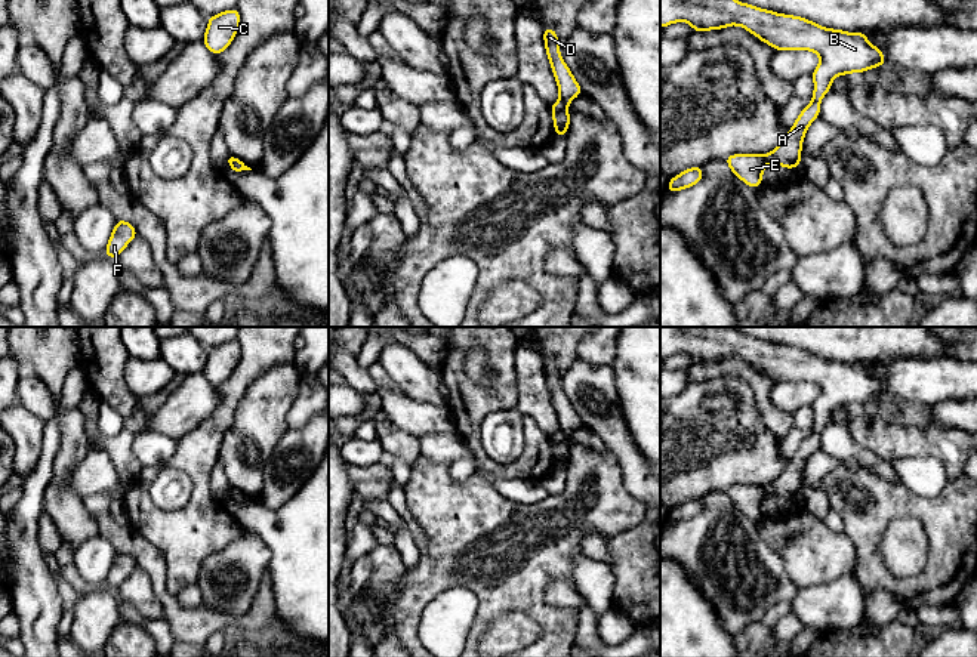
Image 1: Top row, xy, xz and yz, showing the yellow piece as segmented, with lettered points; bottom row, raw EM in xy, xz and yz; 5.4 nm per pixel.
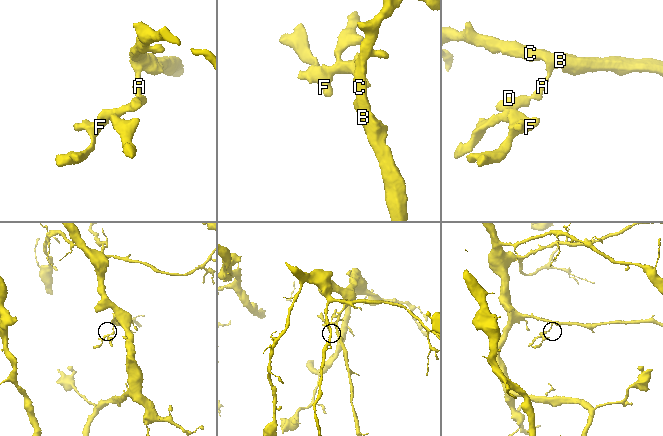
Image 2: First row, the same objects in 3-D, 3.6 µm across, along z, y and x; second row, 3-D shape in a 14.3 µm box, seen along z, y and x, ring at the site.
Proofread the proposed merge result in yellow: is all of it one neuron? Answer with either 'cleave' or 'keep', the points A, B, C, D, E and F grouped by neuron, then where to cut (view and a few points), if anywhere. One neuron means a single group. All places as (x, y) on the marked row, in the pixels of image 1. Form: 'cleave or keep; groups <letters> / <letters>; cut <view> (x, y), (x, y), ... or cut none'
cleave; groups A B C / D E F; cut xz (560, 98), (567, 104)

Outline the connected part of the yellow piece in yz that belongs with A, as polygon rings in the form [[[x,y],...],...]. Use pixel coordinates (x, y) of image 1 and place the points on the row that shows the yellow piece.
[[[660,0],[660,27],[665,28],[674,22],[688,22],[694,33],[739,25],[776,50],[810,50],[819,55],[820,62],[811,73],[814,81],[811,104],[801,111],[782,142],[764,155],[767,164],[779,164],[786,169],[799,166],[804,136],[810,124],[820,115],[820,102],[830,90],[833,78],[842,74],[864,73],[887,64],[882,50],[872,46],[864,33],[825,28],[802,16],[776,13],[739,0]]]

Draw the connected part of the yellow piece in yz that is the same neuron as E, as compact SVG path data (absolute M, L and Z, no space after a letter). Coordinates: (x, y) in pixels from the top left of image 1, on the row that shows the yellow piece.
M733 154L725 158L731 172L748 186L756 188L762 183L765 169L764 155L759 154Z

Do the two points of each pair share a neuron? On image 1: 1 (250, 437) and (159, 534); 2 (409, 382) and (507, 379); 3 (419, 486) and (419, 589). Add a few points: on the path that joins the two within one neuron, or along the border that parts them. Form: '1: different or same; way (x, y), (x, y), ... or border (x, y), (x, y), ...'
1: different; border (228, 429), (216, 462)
2: different; border (438, 370), (449, 392), (447, 406)
3: same; way (437, 511), (437, 564)

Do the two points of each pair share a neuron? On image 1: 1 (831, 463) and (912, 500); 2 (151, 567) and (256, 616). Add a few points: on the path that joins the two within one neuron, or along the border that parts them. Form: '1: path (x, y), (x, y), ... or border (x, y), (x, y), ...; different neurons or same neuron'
1: border (841, 465), (822, 480), (820, 489), (829, 500); different neurons
2: path (165, 597), (188, 620), (227, 620); same neuron

